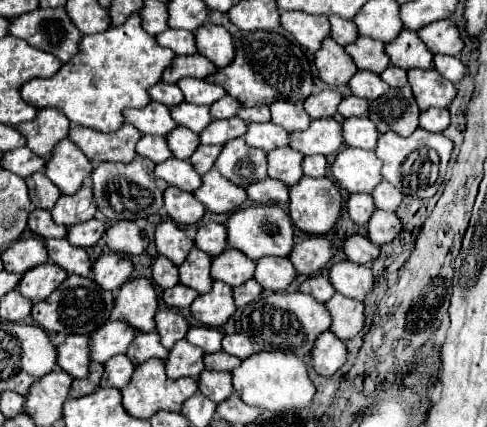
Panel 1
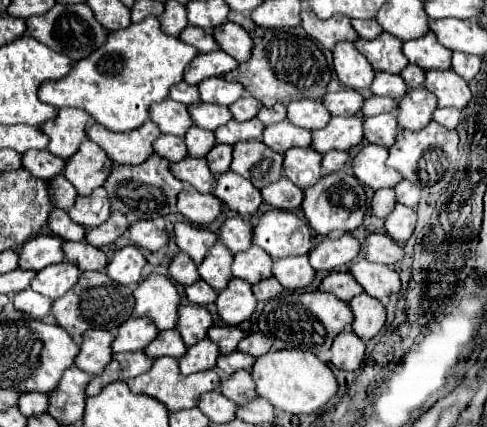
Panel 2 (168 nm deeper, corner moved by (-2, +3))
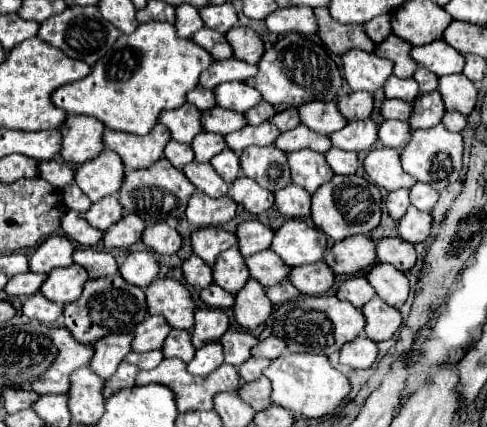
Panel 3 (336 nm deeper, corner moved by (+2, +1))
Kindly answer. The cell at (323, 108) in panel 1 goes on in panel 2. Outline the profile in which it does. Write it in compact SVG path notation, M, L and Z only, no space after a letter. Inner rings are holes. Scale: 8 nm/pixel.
M343 89L337 93L325 95L325 107L331 111L331 115L357 115L363 107L363 97L353 89Z

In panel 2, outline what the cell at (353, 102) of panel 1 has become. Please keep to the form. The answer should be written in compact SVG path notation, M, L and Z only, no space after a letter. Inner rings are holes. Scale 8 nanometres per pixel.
M371 97L371 99L365 99L363 103L363 115L365 117L373 117L373 115L379 115L379 113L393 113L397 111L397 101L391 99L391 97Z

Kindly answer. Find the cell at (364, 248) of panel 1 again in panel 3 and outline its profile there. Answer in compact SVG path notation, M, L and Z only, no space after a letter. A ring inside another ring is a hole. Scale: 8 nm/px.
M389 237L389 239L379 239L377 241L377 261L381 263L391 263L399 271L407 271L413 267L417 255L411 243L401 241L399 237Z

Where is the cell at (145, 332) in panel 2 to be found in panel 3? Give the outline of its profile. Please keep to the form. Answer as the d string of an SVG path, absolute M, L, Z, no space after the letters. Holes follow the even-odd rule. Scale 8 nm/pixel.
M147 317L145 321L141 321L133 329L131 349L137 351L137 353L161 349L169 331L171 331L171 327L167 325L167 321L163 317Z

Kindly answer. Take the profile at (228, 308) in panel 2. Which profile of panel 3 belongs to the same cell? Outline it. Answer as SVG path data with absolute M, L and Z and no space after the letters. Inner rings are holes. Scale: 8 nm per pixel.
M249 279L247 285L239 293L235 293L233 313L237 325L249 331L259 327L271 315L271 301L255 279Z

